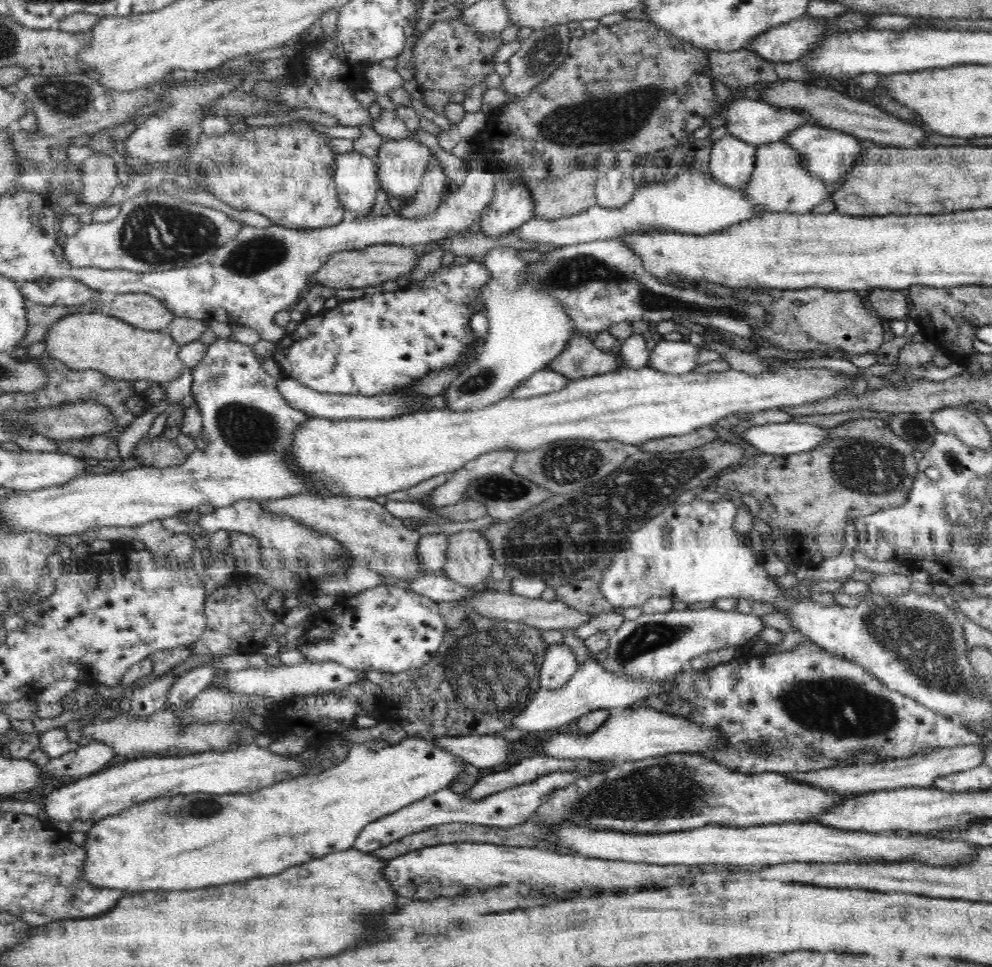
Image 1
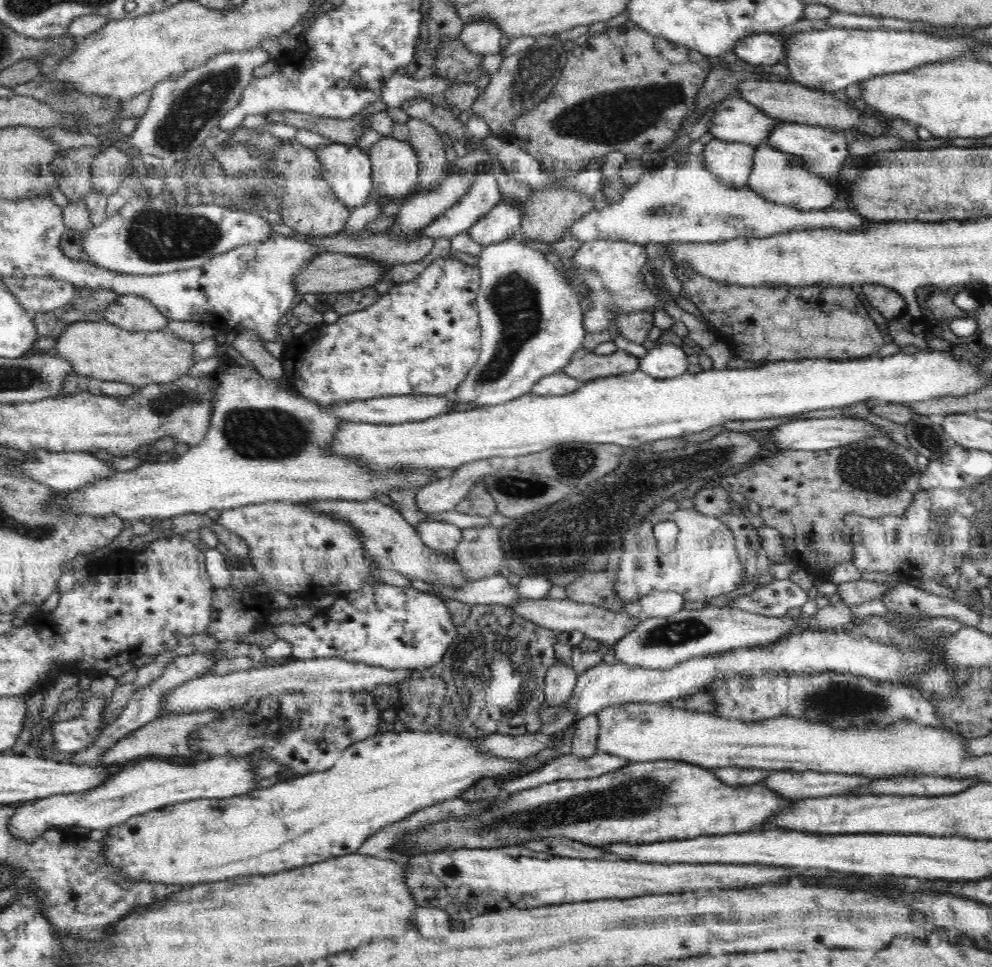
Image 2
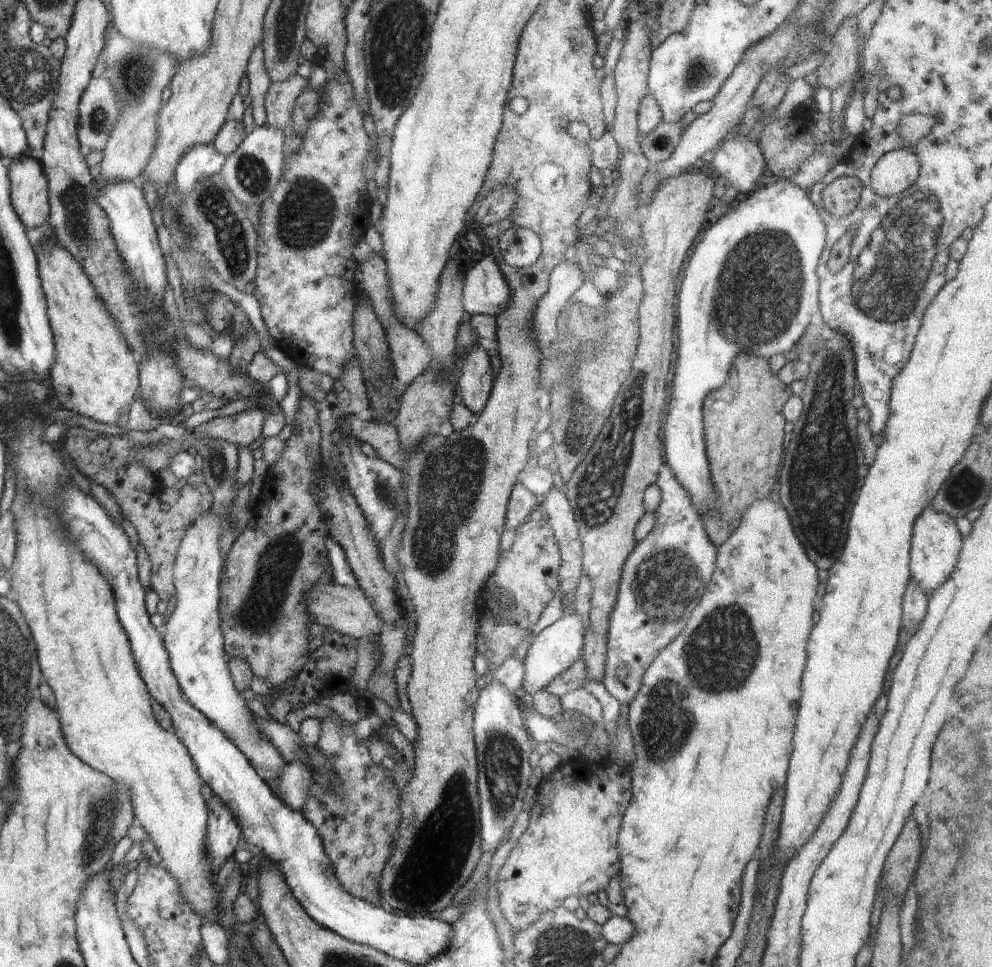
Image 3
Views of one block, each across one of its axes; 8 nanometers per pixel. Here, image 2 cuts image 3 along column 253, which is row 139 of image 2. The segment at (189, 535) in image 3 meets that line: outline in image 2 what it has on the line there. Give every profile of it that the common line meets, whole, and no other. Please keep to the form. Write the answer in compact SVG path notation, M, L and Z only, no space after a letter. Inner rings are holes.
M730 97L715 108L711 118L712 126L706 134L706 139L758 146L767 142L772 130L780 122L741 97Z

